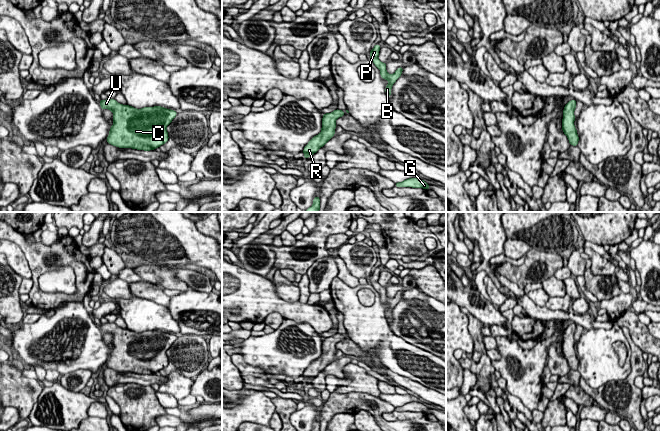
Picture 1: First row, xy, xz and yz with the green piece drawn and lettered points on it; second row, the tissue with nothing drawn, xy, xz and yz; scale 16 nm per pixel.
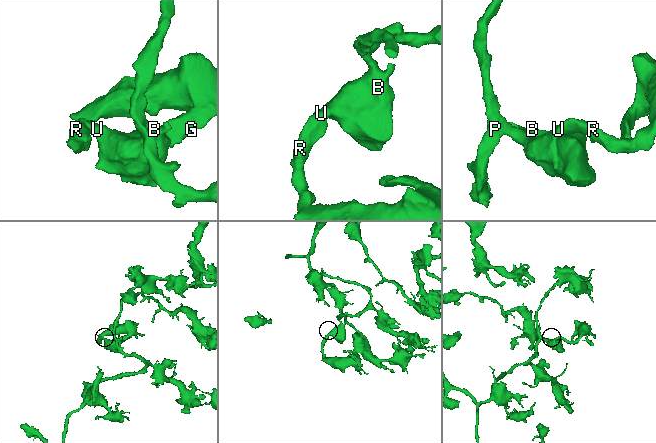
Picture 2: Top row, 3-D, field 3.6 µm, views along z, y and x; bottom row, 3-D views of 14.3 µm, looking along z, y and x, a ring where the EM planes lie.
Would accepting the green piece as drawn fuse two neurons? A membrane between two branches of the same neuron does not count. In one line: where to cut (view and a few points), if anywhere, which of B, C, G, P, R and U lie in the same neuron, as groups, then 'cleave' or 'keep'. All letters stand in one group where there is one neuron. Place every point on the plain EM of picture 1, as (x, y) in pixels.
cut none; groups B C G P R U; keep

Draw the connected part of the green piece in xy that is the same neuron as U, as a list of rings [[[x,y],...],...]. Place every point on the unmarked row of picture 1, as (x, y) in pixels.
[[[115,323],[100,324],[102,334],[108,333],[113,337],[113,349],[106,362],[107,367],[118,372],[132,372],[137,374],[155,374],[168,366],[167,350],[176,341],[175,334],[161,330],[134,332],[130,329],[118,327]]]

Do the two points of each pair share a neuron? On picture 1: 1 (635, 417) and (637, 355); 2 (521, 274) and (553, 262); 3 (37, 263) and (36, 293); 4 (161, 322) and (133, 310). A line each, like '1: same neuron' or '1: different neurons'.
1: same neuron
2: same neuron
3: same neuron
4: same neuron

